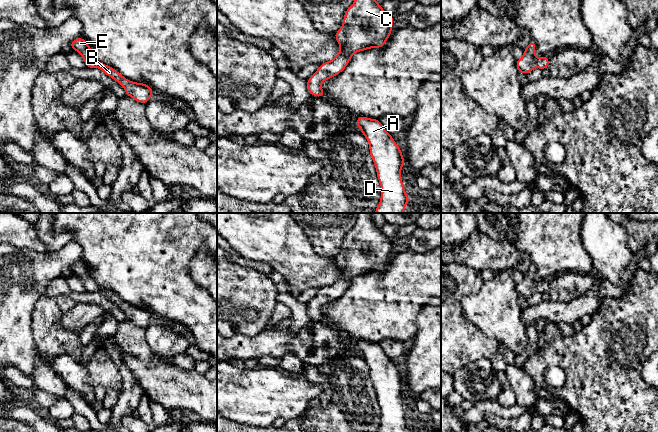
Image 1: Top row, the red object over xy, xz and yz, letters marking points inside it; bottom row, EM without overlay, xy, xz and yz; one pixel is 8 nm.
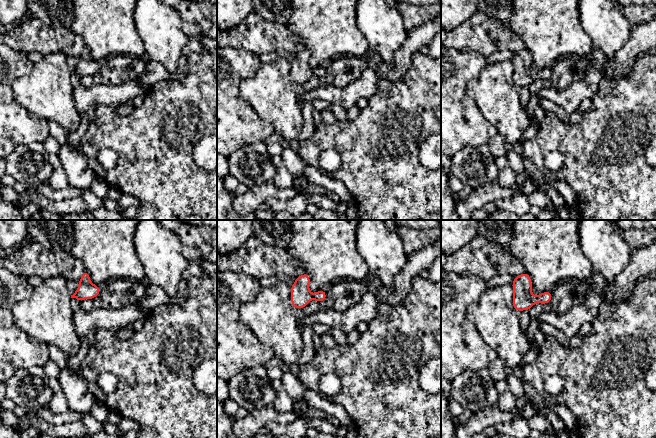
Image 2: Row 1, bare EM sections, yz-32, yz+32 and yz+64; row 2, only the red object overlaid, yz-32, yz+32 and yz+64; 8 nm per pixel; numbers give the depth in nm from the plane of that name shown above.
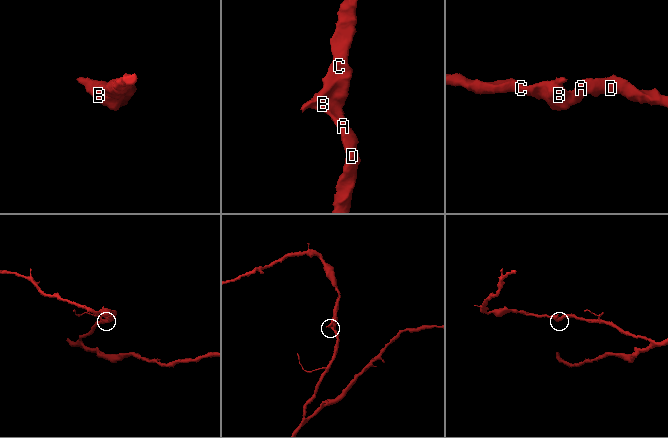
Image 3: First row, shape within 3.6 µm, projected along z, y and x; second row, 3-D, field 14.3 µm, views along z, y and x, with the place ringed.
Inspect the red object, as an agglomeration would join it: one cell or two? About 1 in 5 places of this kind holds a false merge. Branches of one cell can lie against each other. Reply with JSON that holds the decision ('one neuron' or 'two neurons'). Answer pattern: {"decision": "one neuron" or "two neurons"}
{"decision": "one neuron"}

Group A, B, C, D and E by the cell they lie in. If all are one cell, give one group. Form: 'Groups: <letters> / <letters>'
Groups: A B C D E

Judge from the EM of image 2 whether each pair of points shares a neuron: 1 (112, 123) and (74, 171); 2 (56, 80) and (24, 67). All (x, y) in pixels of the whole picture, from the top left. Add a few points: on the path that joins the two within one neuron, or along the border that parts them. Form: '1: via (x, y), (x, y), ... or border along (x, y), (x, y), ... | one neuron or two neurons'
1: border along (76, 148), (87, 158), (88, 165), (94, 173) | two neurons
2: border along (33, 62), (29, 71), (11, 83) | two neurons

